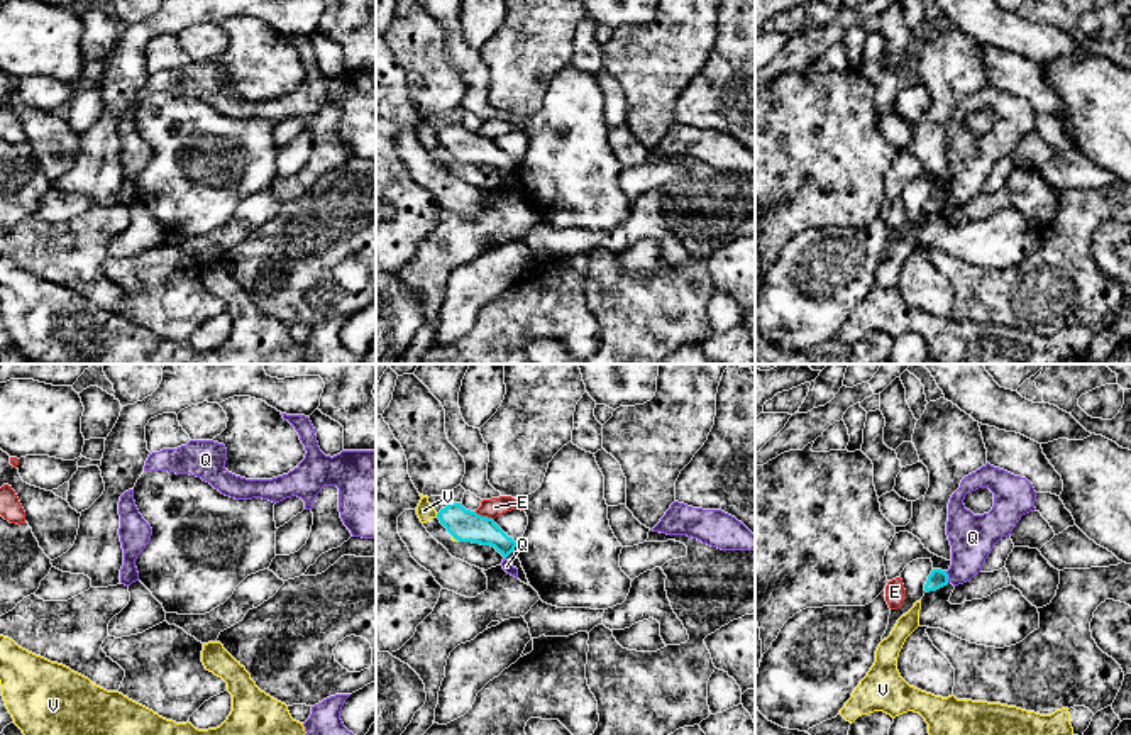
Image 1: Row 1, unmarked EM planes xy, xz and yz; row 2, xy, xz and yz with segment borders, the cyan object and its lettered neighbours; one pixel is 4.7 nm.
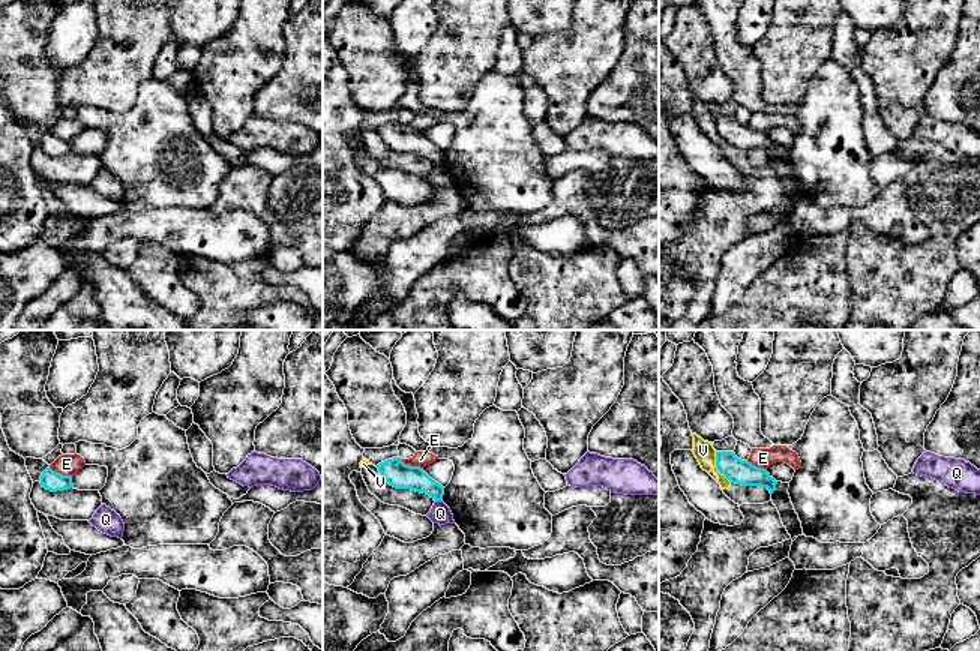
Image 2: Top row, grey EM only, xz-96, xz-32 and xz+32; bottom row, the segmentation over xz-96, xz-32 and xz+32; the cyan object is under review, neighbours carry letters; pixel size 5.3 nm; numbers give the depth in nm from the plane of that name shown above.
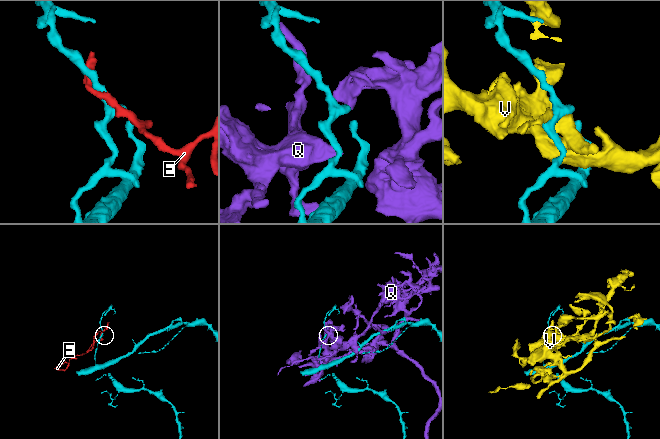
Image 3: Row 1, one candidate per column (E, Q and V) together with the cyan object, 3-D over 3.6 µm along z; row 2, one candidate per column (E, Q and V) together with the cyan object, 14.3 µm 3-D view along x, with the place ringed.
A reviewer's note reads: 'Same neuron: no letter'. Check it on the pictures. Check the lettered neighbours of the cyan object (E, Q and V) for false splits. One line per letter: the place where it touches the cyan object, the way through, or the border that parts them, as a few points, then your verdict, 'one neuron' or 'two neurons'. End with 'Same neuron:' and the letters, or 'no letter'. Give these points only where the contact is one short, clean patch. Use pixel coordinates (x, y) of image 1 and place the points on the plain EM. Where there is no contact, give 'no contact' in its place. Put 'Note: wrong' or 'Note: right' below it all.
E: xz (485, 138) | two neurons
Q: yz (947, 197) | two neurons
V: xz (454, 158) | two neurons
Same neuron: no letter
Note: right

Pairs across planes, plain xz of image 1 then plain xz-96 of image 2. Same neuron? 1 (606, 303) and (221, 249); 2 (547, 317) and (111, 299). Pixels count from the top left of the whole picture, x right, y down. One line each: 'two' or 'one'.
1: two
2: two

